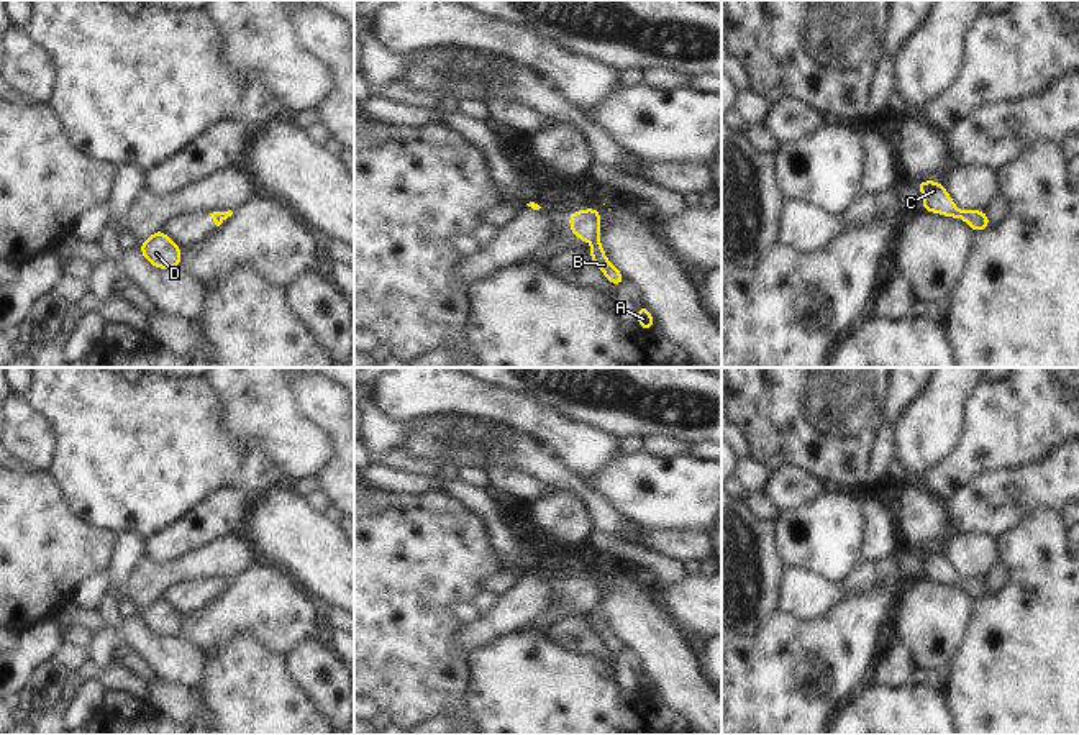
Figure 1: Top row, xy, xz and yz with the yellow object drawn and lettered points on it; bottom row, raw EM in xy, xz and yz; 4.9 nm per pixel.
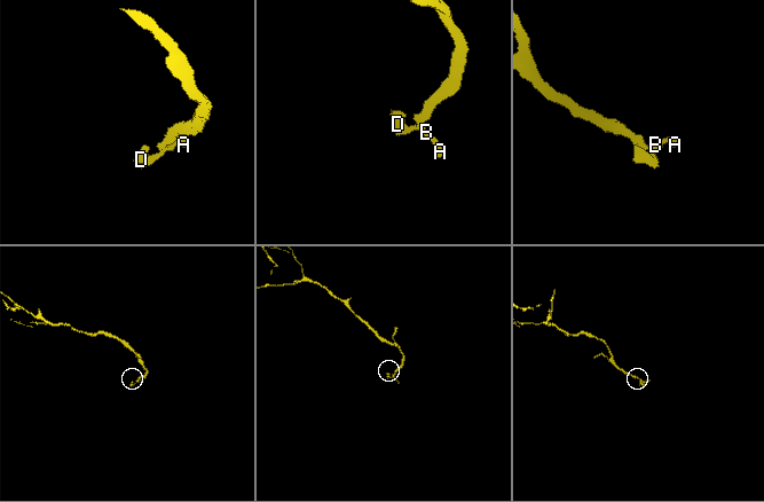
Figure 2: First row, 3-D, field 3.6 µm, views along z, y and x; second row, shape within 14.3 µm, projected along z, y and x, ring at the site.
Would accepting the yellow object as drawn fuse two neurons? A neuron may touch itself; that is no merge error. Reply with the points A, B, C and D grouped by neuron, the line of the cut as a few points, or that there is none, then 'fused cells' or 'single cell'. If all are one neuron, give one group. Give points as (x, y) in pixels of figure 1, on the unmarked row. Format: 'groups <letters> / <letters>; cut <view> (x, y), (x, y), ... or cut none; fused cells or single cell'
groups A B D / C; cut xz (597, 606), (592, 609); fused cells

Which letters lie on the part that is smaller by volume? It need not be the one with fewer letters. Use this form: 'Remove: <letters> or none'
Remove: A, B, D.

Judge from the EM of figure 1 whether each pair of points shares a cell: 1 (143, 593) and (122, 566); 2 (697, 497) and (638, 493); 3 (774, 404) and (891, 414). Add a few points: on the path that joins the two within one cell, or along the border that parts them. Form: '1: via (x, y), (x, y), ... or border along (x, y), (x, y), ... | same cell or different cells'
1: border along (145, 555), (122, 581), (117, 601) | different cells
2: via (682, 493), (653, 493) | same cell
3: border along (889, 384), (883, 424) | different cells

